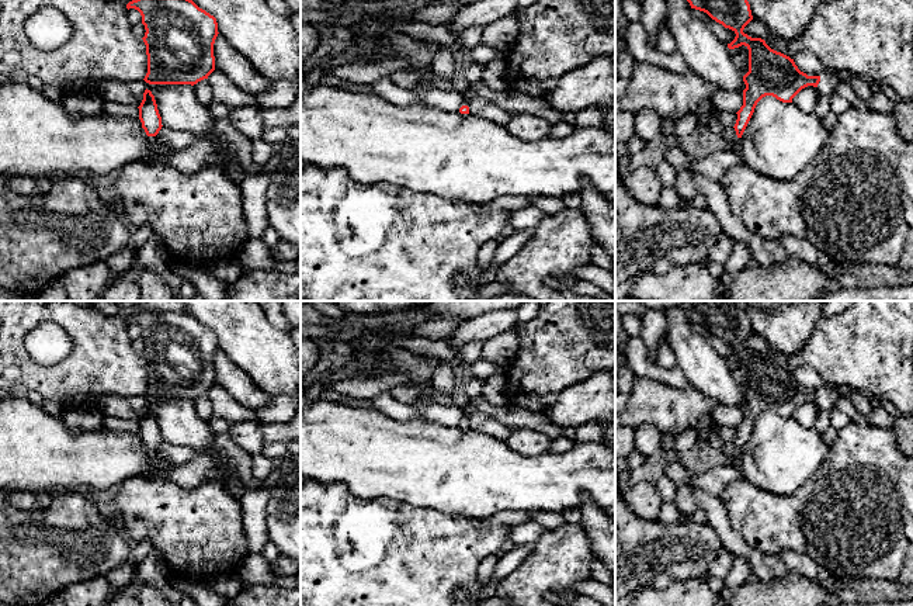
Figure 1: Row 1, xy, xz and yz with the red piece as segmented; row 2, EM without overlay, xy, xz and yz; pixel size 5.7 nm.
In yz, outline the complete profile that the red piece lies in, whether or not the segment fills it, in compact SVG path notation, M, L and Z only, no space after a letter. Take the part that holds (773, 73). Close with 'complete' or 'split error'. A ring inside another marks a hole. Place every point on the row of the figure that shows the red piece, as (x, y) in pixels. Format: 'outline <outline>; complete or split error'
outline M687 0L691 8L707 13L712 20L732 30L736 37L728 44L729 49L744 45L749 49L749 72L743 76L743 105L736 112L735 131L742 138L757 103L773 96L782 103L792 98L805 87L813 86L822 96L836 94L836 86L844 76L823 73L808 76L801 72L789 56L771 49L764 39L751 38L743 32L753 20L747 0Z; split error

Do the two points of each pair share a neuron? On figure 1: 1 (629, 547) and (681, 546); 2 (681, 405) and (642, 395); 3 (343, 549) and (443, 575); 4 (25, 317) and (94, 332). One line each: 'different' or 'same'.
1: same
2: same
3: same
4: same

